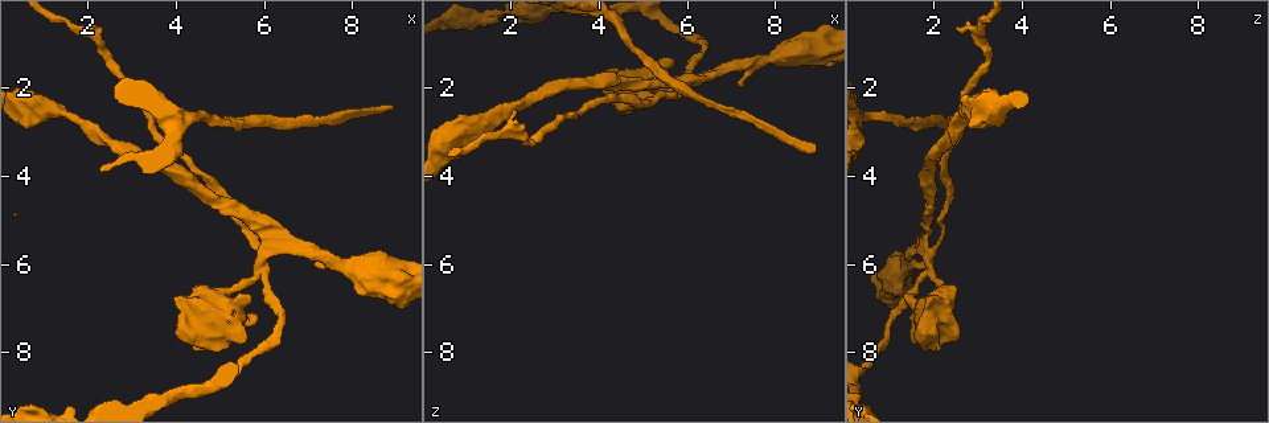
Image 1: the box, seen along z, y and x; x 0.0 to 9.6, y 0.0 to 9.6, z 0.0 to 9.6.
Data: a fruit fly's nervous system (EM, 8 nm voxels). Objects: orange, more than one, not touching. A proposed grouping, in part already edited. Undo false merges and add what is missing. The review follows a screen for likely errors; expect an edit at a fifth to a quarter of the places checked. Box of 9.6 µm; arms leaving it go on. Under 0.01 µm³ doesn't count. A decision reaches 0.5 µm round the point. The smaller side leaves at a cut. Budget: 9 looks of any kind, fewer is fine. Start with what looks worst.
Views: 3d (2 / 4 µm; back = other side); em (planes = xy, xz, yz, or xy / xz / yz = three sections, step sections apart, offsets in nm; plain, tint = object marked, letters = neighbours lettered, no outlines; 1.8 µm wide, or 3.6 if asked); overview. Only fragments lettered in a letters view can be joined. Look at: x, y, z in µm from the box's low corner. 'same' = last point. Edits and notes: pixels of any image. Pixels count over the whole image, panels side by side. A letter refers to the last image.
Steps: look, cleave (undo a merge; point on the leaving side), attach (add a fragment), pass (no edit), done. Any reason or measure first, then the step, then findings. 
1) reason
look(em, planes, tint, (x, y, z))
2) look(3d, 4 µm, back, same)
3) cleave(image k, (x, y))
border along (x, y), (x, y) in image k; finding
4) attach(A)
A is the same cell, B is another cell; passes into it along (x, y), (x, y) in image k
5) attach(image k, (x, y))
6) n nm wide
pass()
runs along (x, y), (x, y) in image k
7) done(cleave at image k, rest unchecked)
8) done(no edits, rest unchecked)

an open end
look(3d, 2 µm, (8.85, 2.45, 3.45))

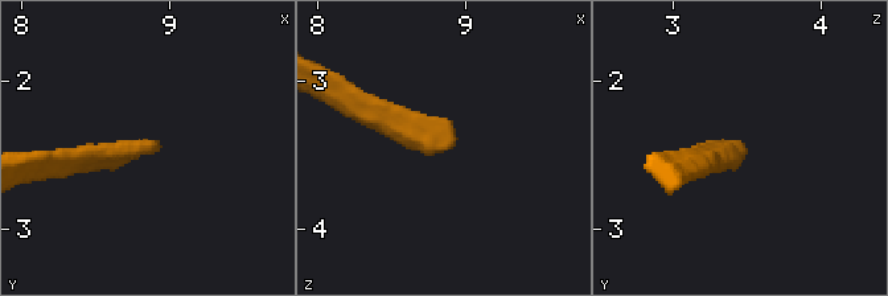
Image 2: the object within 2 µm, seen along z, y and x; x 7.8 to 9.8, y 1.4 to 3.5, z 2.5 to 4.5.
look(em, 3.6 µm, planes, letters, (8.90, 2.40, 3.42))

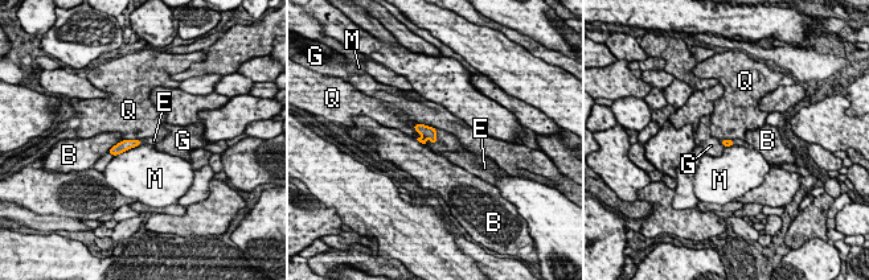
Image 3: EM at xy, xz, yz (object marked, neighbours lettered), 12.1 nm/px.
attach(E)
E is the same cell, B, G, M and Q are other cells; the neuron continues

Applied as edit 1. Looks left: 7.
tapers out
look(3d, 2 µm, (2.05, 0.60, 2.55))

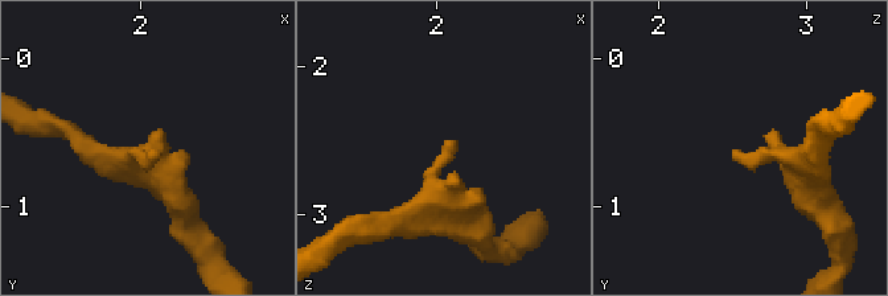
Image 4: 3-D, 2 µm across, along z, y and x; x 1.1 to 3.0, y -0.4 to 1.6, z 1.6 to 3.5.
arms of 170, 190 nm; shape alone is not enough
look(em, 3.6 µm, planes, letters, (2.08, 0.62, 2.52))

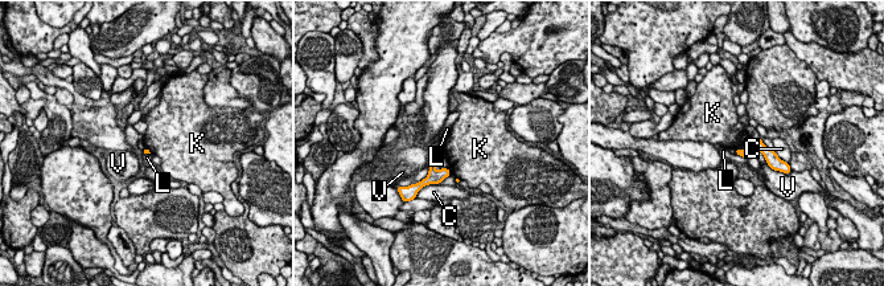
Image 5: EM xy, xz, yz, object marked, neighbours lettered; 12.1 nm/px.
pass()
C, K, L and V are other cells; border along (447, 168), (451, 172) in image 5; no lettered fragment goes on from it

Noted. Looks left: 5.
sudden change in width
look(em, planes, tint, (9.10, 6.35, 1.10))

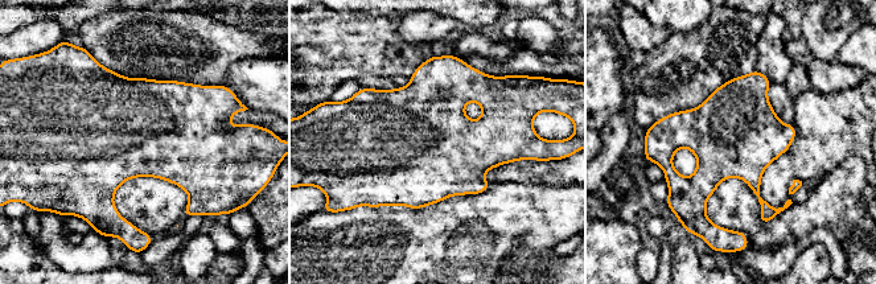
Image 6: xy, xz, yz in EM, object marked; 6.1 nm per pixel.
look(em, planes, letters, same)

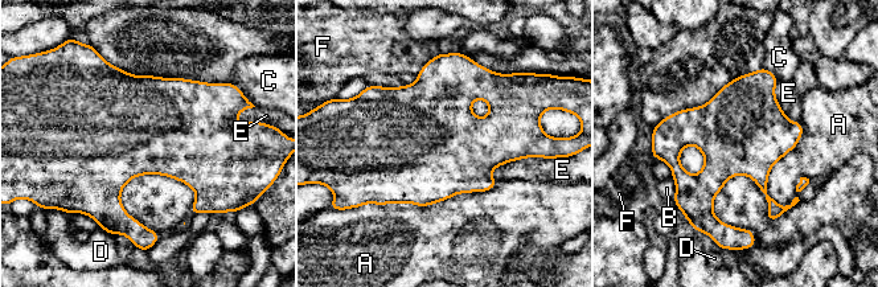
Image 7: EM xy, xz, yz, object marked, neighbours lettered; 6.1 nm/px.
pass()
A, B, C, D, E and F are other cells; one neuron here

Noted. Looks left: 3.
done(attach at image 3, rest unchecked)

